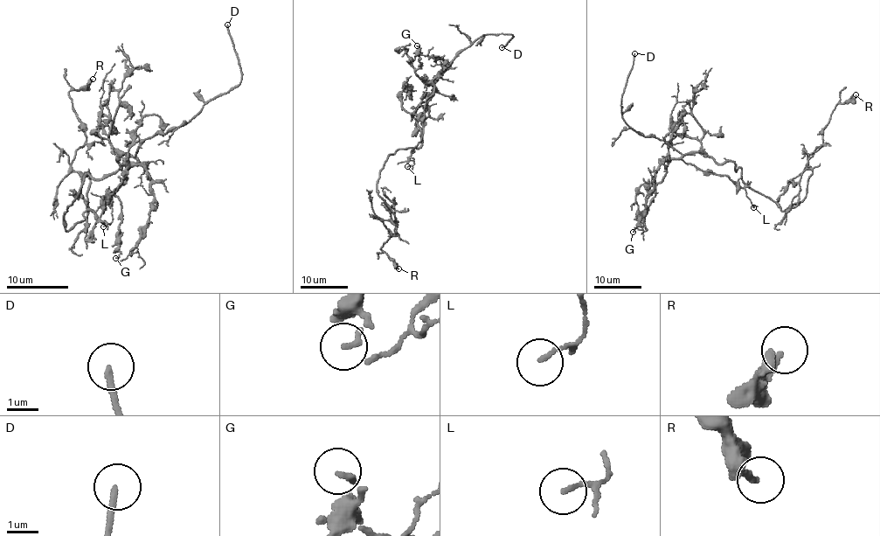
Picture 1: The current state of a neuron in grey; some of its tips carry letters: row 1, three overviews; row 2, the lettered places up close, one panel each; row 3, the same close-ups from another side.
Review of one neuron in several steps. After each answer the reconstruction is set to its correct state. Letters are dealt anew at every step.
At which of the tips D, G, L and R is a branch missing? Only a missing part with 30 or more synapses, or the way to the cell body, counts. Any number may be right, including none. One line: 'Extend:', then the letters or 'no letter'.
Extend: D

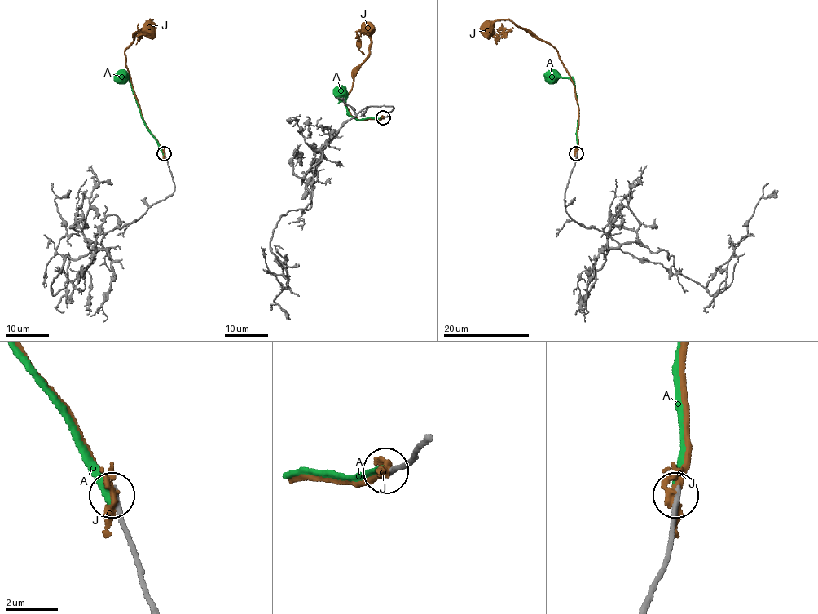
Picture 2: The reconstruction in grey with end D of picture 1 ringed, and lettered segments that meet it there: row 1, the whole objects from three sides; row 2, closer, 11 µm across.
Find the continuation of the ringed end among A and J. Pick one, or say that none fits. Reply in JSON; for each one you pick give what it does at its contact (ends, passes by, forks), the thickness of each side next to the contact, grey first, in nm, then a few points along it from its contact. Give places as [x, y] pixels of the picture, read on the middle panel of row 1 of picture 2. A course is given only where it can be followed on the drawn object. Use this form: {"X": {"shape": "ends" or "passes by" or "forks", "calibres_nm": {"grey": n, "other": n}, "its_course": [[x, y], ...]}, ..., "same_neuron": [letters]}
{"J": {"shape": "forks", "calibres_nm": {"grey": 240, "other": 240}, "its_course": [[384, 117], [360, 121], [350, 114], [344, 100], [353, 87], [354, 75], [369, 55], [371, 28], [367, 27]]}, "same_neuron": ["J"]}

